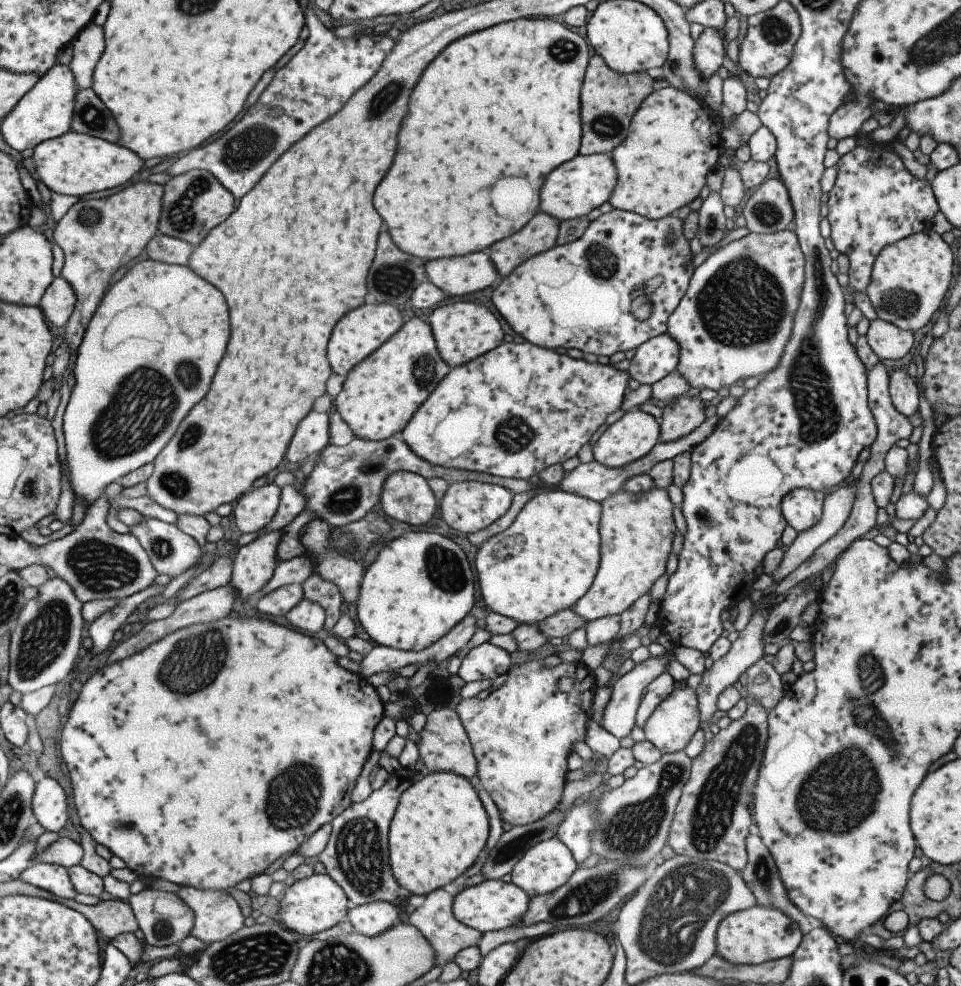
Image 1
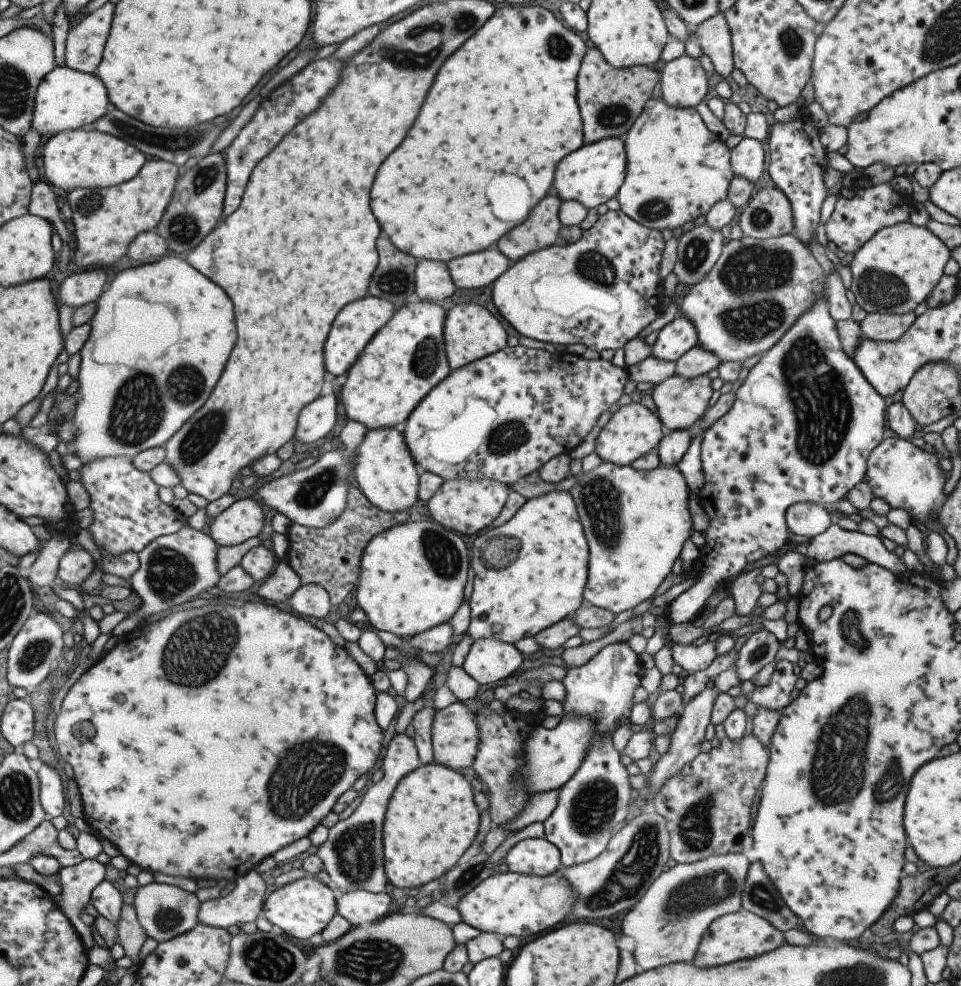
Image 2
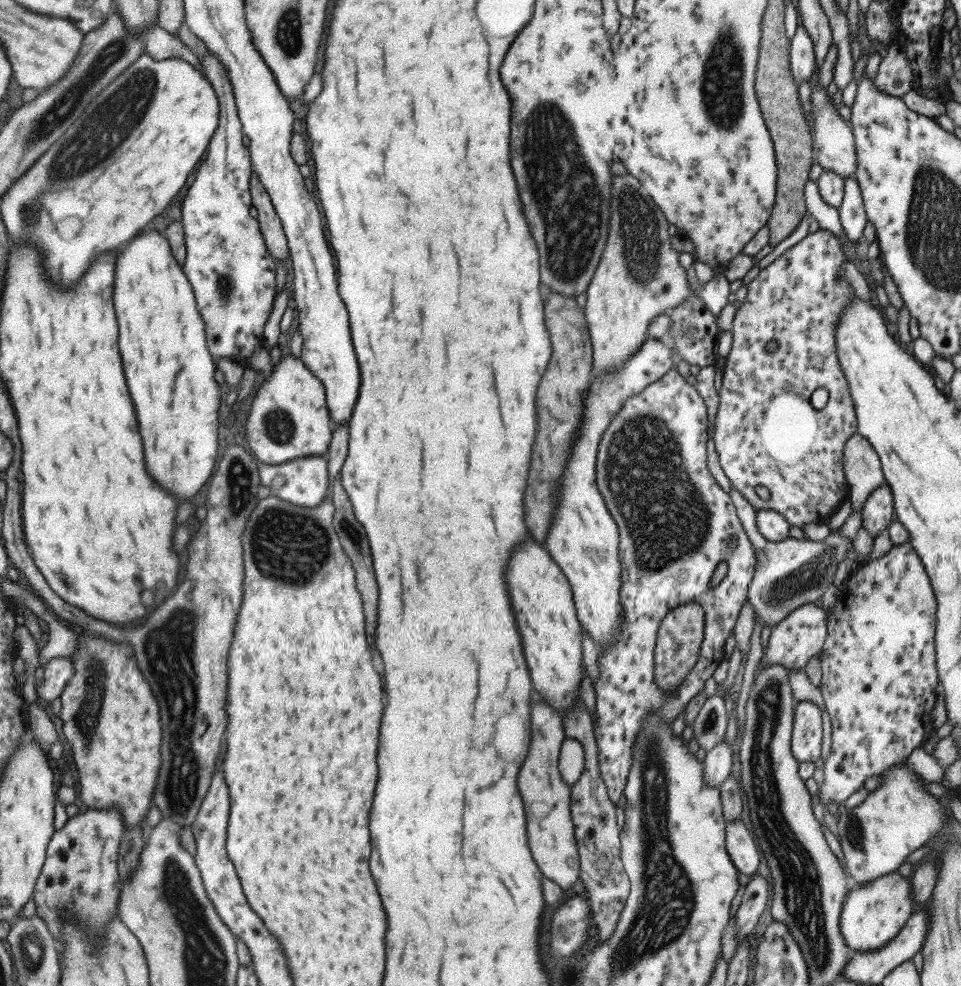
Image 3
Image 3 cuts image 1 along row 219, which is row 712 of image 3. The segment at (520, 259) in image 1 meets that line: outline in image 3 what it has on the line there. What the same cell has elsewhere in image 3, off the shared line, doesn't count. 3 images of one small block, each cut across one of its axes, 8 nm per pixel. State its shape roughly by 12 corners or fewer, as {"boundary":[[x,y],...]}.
{"boundary":[[529,700],[531,740],[516,779],[542,876],[579,878],[570,790],[557,768],[560,716]]}

